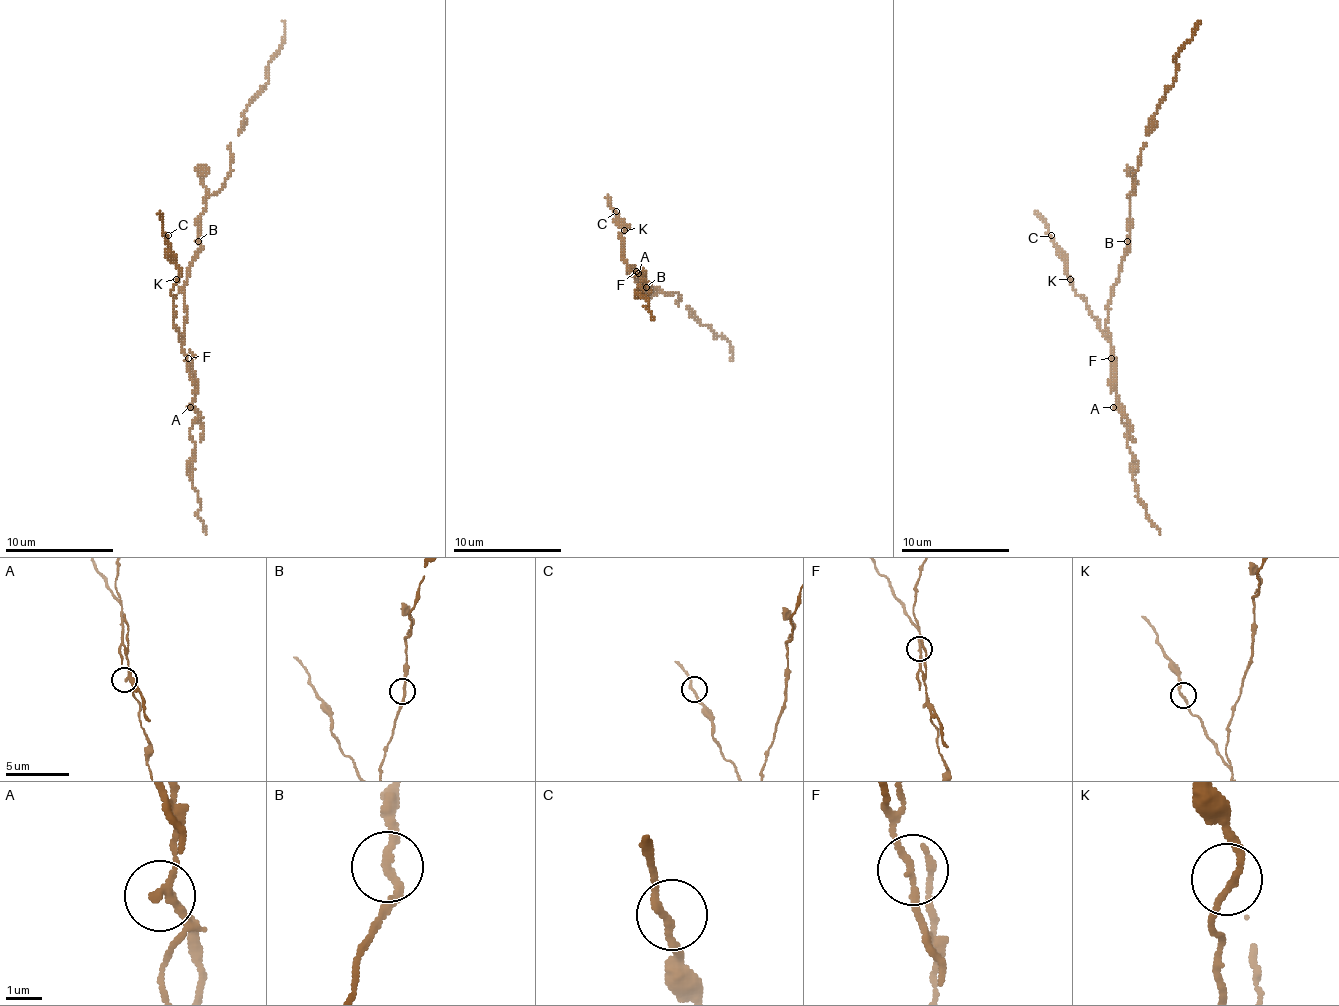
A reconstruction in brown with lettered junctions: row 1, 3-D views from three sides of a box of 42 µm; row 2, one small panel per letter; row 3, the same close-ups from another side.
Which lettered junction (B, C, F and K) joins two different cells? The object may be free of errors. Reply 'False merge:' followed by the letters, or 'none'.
False merge: F

